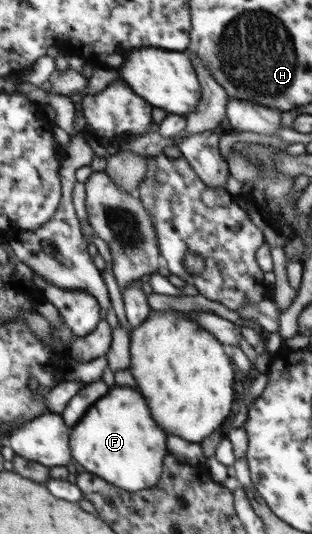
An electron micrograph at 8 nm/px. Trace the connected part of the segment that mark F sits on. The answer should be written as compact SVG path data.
M114 385L109 388L105 396L95 401L92 407L87 409L81 421L69 430L71 456L76 464L79 463L79 467L85 467L87 472L97 475L111 485L133 492L153 487L160 481L161 473L163 473L163 459L169 454L165 447L167 435L151 419L149 407L141 395L134 387Z

